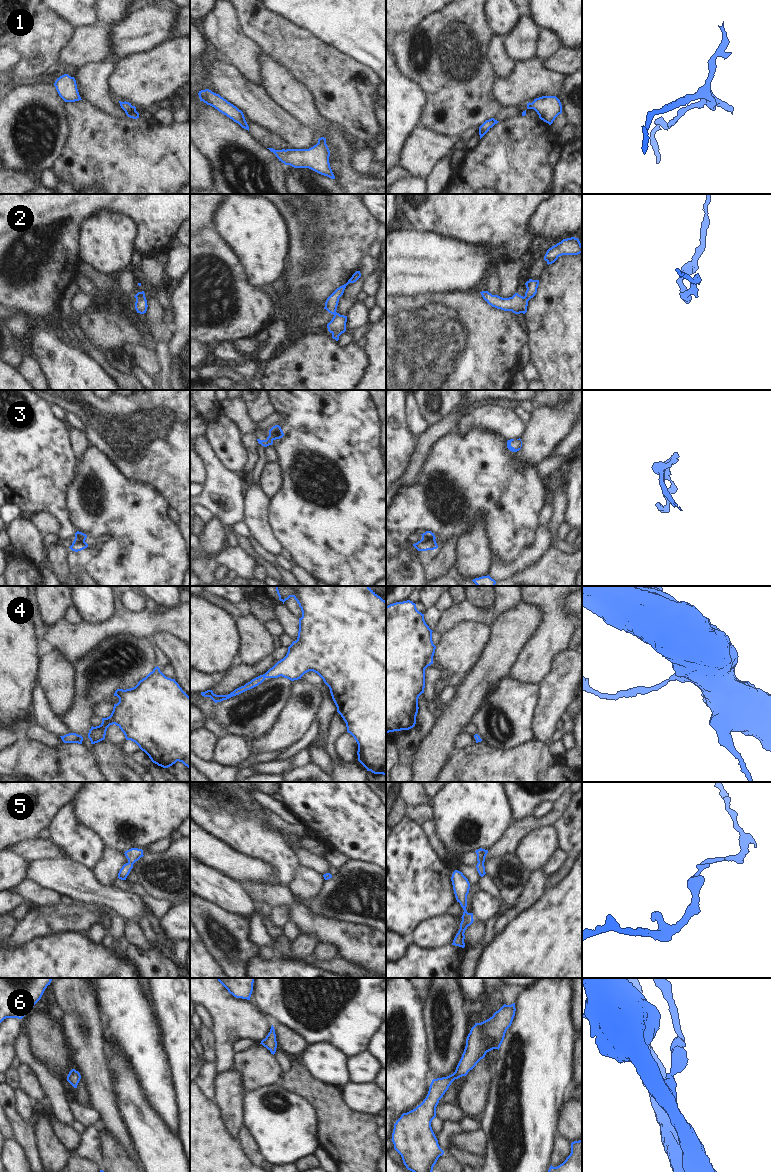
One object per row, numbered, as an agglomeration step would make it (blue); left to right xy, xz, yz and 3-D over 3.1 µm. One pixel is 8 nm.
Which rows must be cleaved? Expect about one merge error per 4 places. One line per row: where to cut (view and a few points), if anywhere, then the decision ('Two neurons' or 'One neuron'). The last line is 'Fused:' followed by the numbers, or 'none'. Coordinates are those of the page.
1: No split. One neuron
2: No split. One neuron
3: Split along xz (280, 427), (275, 431), (275, 438). Two neurons
4: No split. One neuron
5: No split. One neuron
6: No split. One neuron
Fused: 3

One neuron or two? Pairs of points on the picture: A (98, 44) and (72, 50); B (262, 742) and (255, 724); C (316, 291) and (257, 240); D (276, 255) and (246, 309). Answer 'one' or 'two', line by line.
A: one
B: two
C: two
D: two

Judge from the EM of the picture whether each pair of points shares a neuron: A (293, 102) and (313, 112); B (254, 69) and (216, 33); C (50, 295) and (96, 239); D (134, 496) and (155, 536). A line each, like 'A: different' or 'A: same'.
A: same
B: same
C: different
D: same

